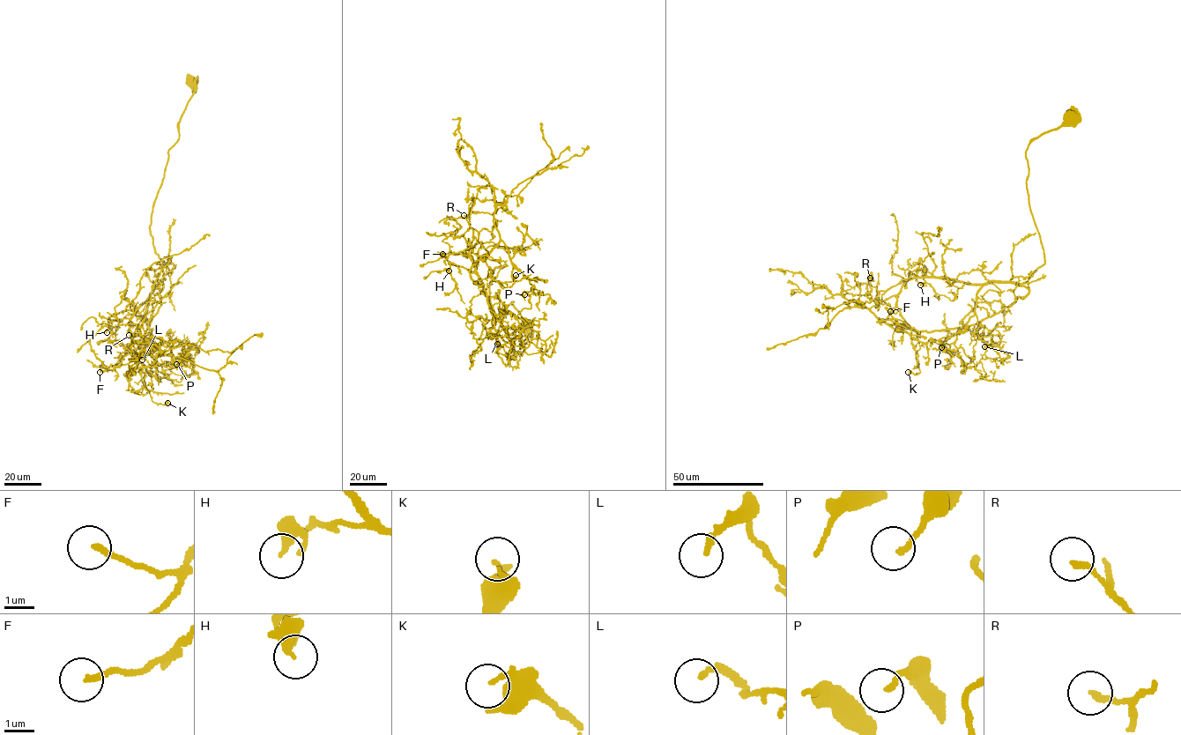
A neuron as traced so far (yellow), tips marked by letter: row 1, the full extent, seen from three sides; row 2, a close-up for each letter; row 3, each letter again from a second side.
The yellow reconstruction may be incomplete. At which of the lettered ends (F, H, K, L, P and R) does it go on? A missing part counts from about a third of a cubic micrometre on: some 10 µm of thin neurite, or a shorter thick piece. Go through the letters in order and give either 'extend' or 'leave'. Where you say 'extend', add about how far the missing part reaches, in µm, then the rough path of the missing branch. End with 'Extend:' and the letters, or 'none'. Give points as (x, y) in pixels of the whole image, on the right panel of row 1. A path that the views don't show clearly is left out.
F: leave
H: leave
K: leave
L: leave
P: leave
R: leave
Extend: none

